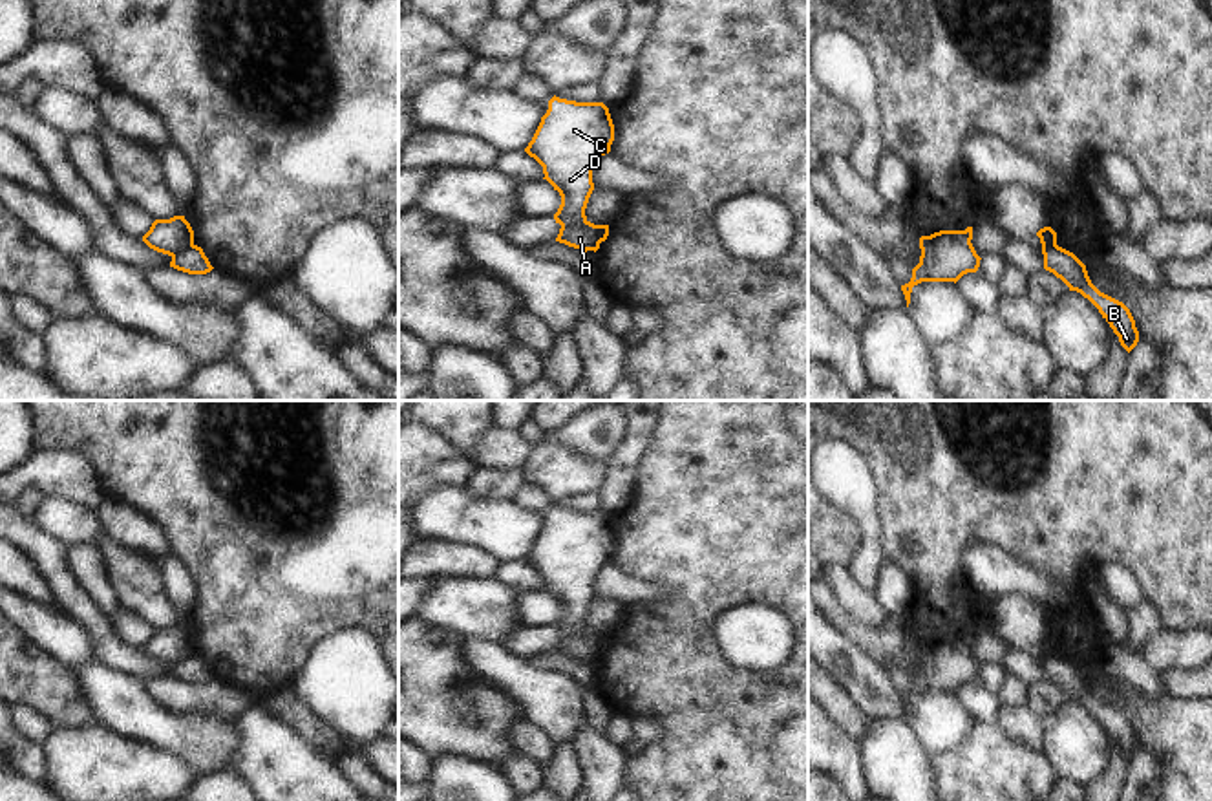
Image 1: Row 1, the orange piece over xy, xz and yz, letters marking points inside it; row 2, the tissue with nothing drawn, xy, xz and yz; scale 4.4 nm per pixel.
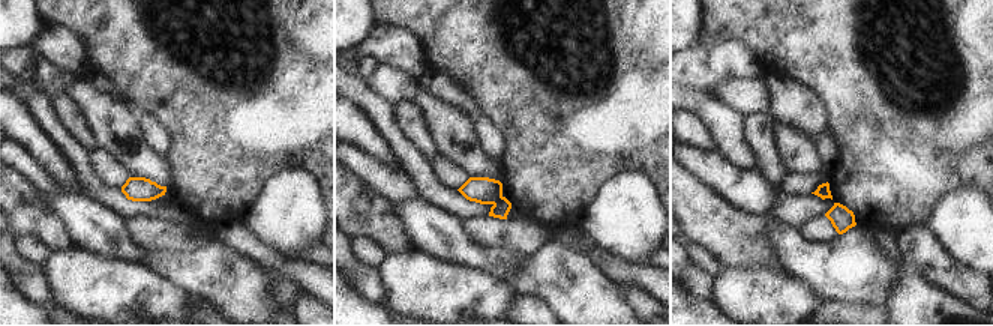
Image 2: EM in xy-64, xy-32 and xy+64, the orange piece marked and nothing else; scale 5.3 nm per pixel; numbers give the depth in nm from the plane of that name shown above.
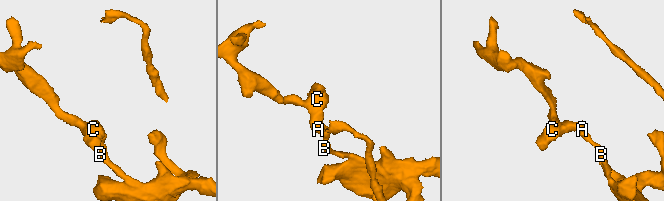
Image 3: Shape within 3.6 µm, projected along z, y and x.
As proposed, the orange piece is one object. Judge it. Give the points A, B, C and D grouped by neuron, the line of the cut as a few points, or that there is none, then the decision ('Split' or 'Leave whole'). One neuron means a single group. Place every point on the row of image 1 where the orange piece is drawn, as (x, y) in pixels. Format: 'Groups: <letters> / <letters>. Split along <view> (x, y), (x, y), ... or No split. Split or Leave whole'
Groups: A C D / B. Split along xy (192, 244), (172, 256). Split.

